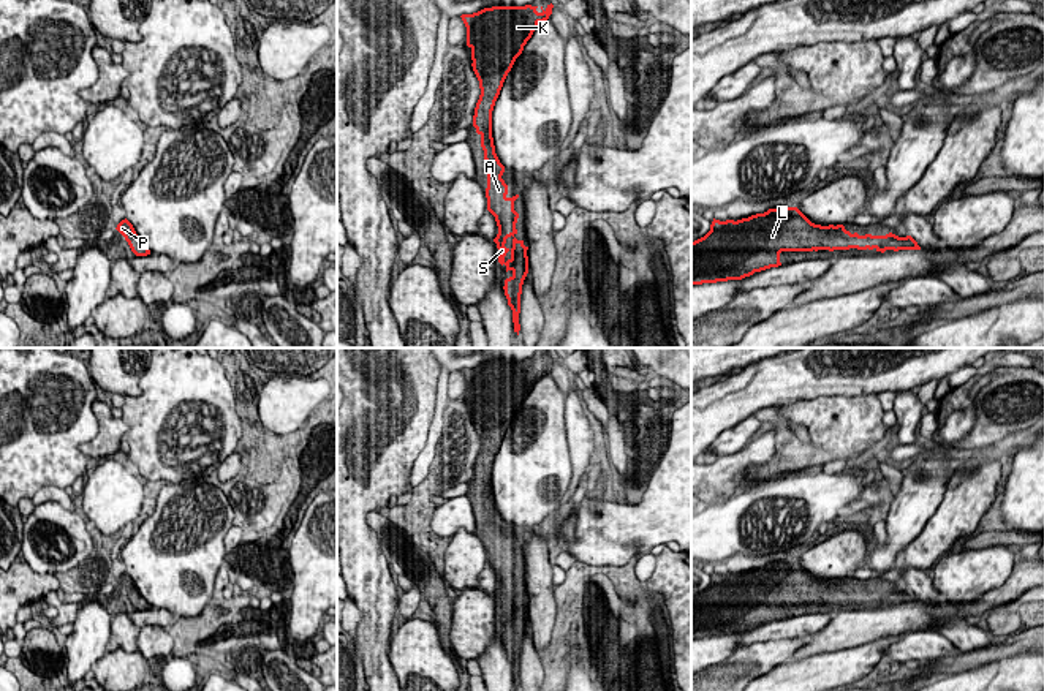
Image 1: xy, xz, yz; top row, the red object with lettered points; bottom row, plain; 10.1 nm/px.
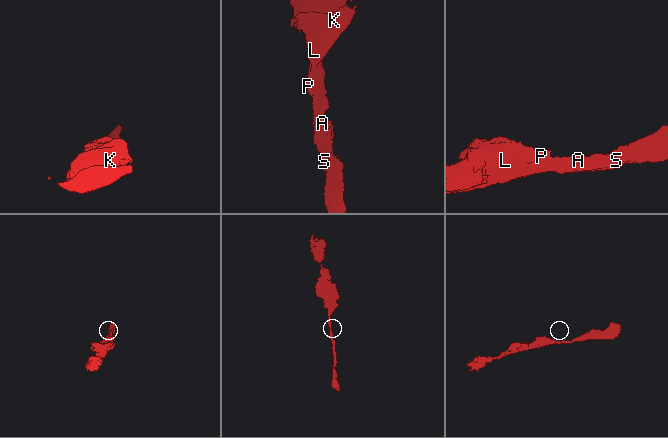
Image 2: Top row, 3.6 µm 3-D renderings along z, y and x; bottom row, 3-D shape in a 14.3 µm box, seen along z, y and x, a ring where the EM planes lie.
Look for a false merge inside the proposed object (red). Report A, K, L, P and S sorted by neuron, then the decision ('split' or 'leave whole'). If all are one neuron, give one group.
A K L P S | leave whole

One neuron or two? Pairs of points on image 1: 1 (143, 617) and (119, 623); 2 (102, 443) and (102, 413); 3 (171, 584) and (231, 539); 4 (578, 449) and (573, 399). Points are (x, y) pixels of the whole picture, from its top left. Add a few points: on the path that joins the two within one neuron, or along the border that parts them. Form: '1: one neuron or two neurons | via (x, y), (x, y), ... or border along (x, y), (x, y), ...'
1: two neurons | border along (128, 615), (138, 630)
2: one neuron | via (105, 435), (105, 421)
3: two neurons | border along (233, 525), (225, 536), (226, 552)
4: one neuron | via (578, 437), (573, 411)

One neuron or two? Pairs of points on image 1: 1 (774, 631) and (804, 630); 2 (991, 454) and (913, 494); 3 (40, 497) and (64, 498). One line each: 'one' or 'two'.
1: one
2: two
3: one

